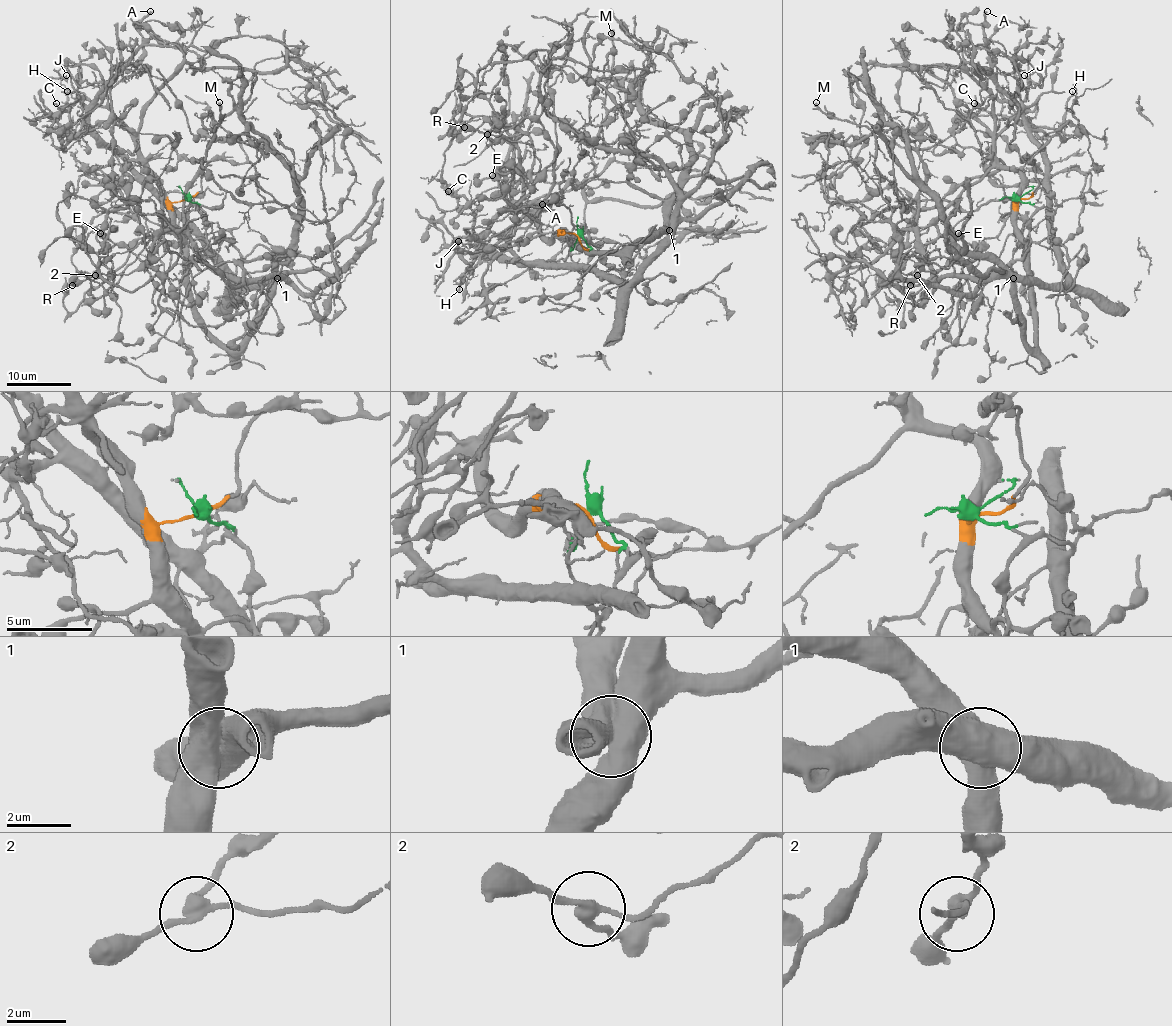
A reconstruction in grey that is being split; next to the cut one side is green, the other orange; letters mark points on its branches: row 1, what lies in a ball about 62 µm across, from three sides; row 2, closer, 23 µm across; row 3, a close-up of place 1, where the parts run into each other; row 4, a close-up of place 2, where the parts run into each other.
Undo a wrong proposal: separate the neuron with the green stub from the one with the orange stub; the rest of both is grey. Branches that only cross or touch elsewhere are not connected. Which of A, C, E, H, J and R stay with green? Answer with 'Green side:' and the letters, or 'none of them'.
Green side: C, H, J

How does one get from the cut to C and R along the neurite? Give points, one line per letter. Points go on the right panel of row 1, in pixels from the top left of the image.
C: (1019, 199), (1055, 212), (1045, 149), (1024, 125), (1018, 105), (987, 97), (977, 107), (974, 104)
R: (1019, 199), (1021, 176), (990, 168), (937, 218), (937, 237), (905, 261), (902, 271), (918, 274), (910, 286)

